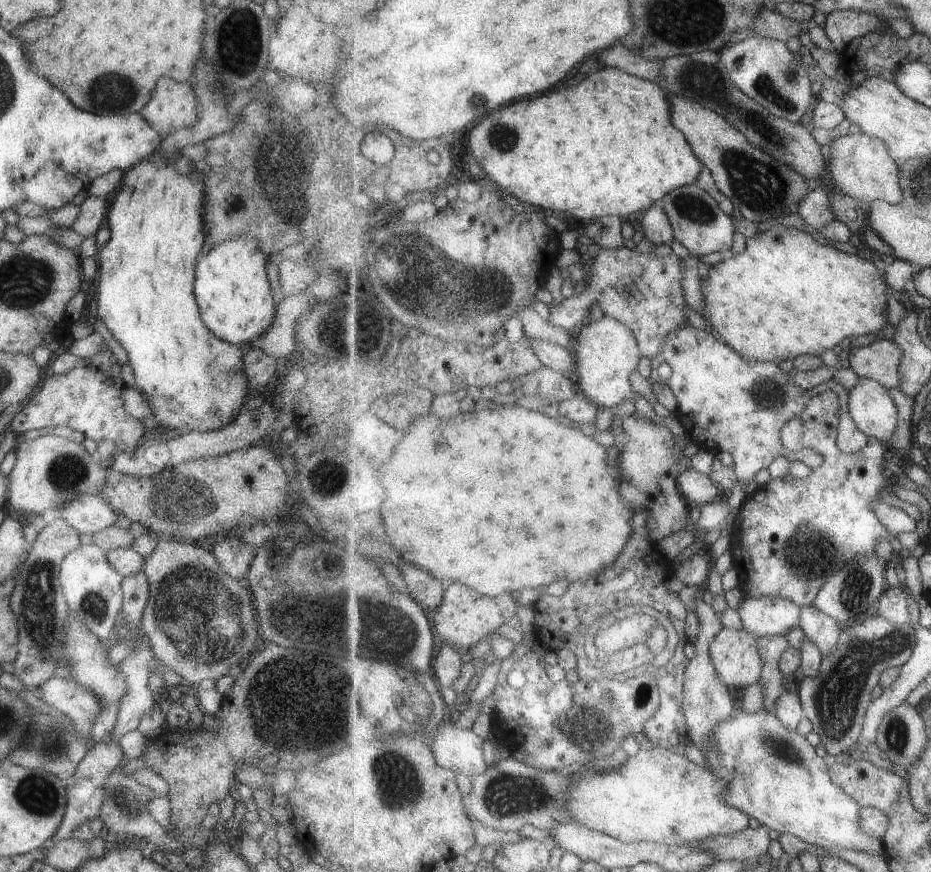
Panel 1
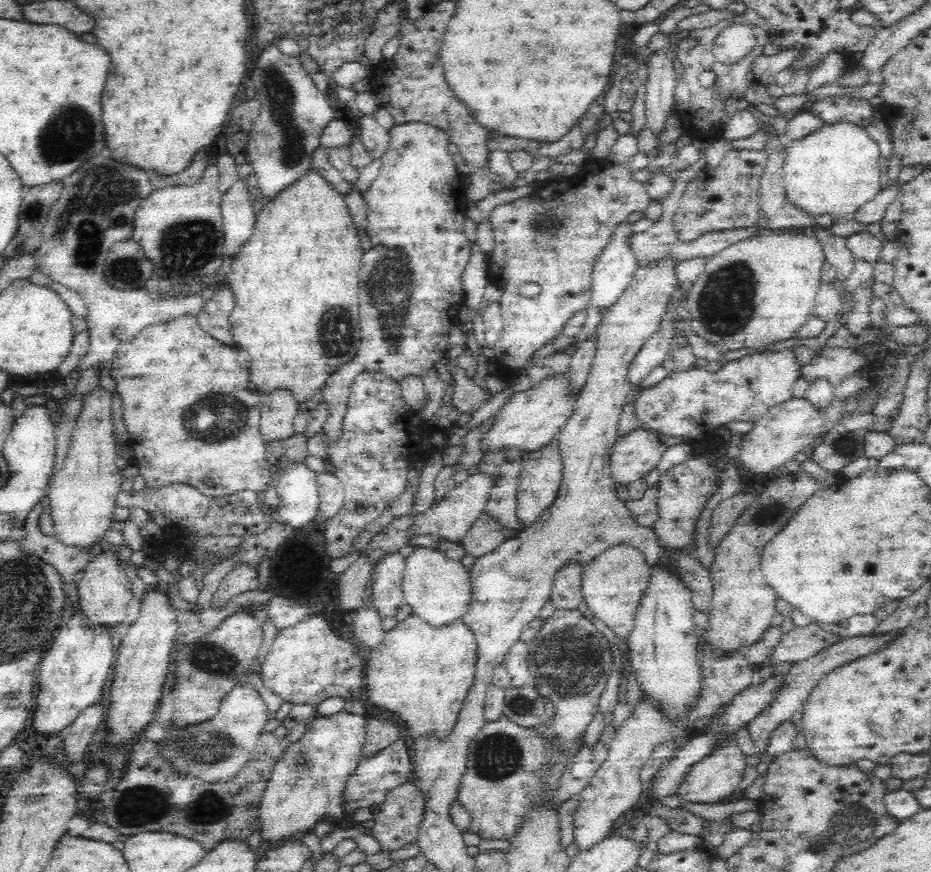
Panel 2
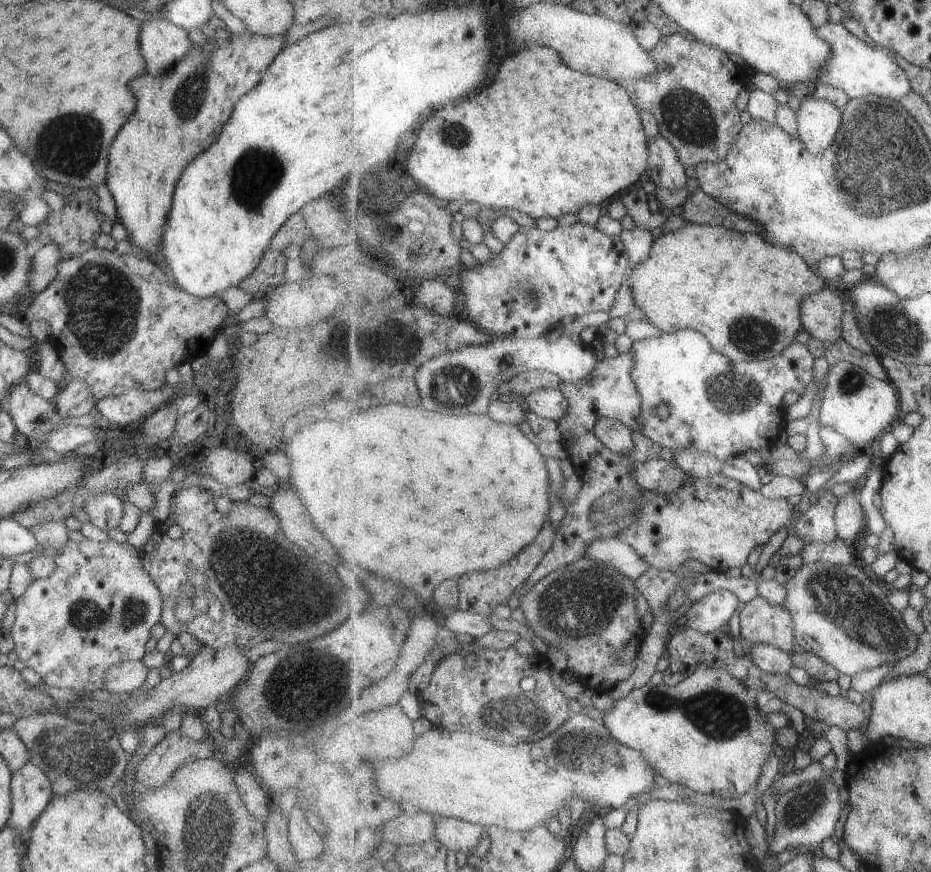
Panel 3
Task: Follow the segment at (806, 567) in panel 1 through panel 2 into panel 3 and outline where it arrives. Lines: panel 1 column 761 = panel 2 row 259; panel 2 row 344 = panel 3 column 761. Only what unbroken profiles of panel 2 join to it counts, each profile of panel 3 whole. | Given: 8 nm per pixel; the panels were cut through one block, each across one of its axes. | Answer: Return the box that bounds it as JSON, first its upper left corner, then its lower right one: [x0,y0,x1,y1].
[616,474,794,573]

